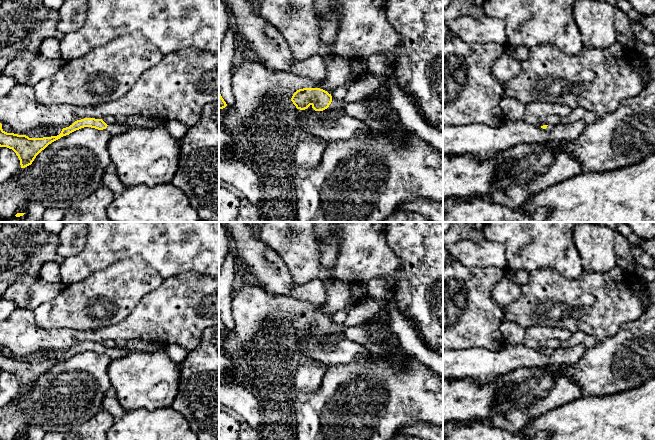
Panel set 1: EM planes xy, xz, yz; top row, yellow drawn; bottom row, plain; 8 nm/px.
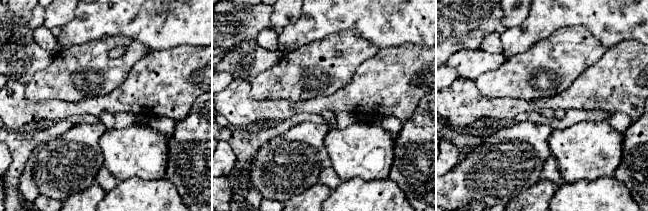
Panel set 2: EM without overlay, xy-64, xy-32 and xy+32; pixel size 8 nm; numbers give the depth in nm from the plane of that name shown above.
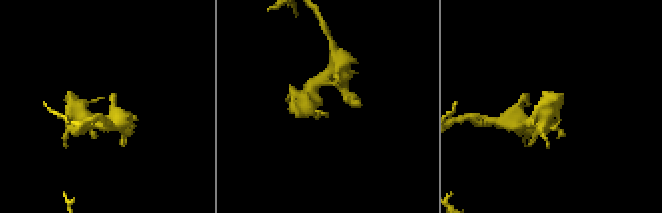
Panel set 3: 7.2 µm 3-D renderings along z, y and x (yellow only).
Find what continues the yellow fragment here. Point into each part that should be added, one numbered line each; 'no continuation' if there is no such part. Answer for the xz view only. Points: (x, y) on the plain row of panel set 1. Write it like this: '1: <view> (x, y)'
1: xz (390, 347)

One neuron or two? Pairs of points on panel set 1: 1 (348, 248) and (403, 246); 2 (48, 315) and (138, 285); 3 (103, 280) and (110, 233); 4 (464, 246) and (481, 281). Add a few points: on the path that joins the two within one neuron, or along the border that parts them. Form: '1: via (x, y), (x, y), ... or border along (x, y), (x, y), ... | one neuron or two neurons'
1: border along (383, 232), (388, 247), (400, 259), (398, 269) | two neurons
2: via (70, 309), (87, 296), (116, 290) | one neuron
3: border along (126, 257), (94, 271), (84, 279) | two neurons
4: border along (455, 259), (467, 266), (498, 267) | two neurons

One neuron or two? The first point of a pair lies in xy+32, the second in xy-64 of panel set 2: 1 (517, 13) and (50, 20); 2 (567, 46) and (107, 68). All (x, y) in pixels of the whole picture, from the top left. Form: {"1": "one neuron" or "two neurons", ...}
{"1": "one neuron", "2": "one neuron"}

